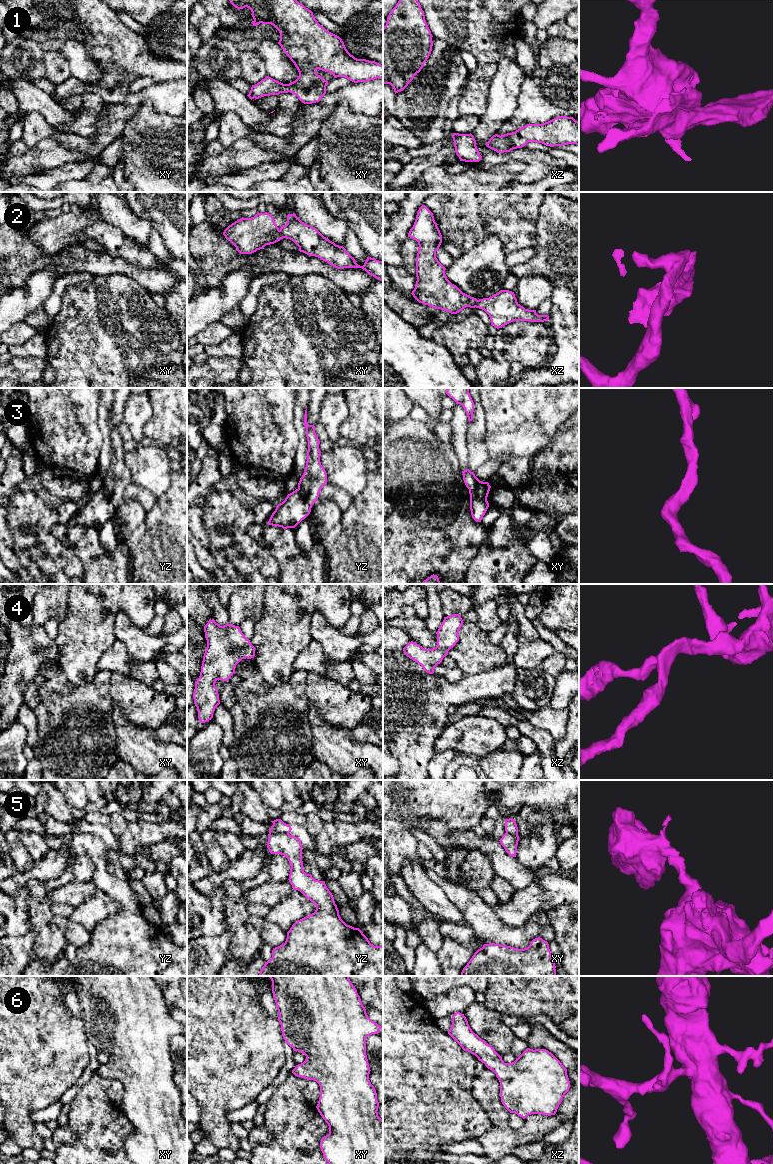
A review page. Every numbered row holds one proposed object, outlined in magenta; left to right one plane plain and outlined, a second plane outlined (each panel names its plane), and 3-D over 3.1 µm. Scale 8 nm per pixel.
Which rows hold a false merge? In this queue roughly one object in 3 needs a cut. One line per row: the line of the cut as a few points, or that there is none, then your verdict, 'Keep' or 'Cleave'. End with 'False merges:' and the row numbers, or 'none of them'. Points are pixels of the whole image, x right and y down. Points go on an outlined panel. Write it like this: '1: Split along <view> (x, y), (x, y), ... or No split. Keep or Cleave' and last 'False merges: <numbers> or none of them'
1: No split. Keep
2: No split. Keep
3: No split. Keep
4: No split. Keep
5: Split along yz (269, 832), (284, 832), (288, 834). Cleave
6: No split. Keep
False merges: 5

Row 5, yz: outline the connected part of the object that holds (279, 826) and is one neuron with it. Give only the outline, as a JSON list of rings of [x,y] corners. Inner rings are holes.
[[[281,819],[271,821],[273,825],[269,829],[269,833],[285,833],[289,834],[292,830],[290,824],[284,823]]]

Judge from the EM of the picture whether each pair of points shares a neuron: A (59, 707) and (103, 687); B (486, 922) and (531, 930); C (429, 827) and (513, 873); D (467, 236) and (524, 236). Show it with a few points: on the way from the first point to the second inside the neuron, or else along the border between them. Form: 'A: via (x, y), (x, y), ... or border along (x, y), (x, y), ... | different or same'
A: via (70, 707), (84, 706), (92, 698) | same
B: via (497, 932), (520, 933) | same
C: via (450, 838), (462, 838), (482, 843), (492, 852) | same
D: via (481, 231), (486, 229), (510, 229) | same

